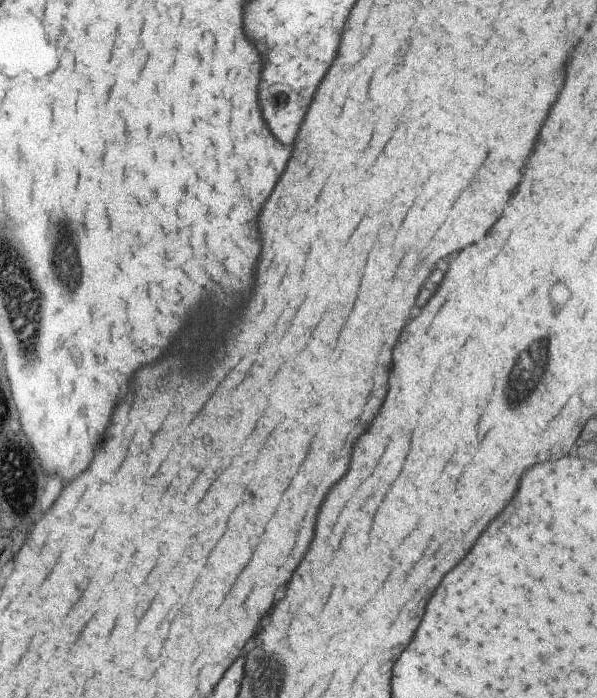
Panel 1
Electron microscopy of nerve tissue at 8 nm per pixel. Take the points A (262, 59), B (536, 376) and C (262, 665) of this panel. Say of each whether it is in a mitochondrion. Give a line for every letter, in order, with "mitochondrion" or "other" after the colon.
A: other
B: mitochondrion
C: mitochondrion

